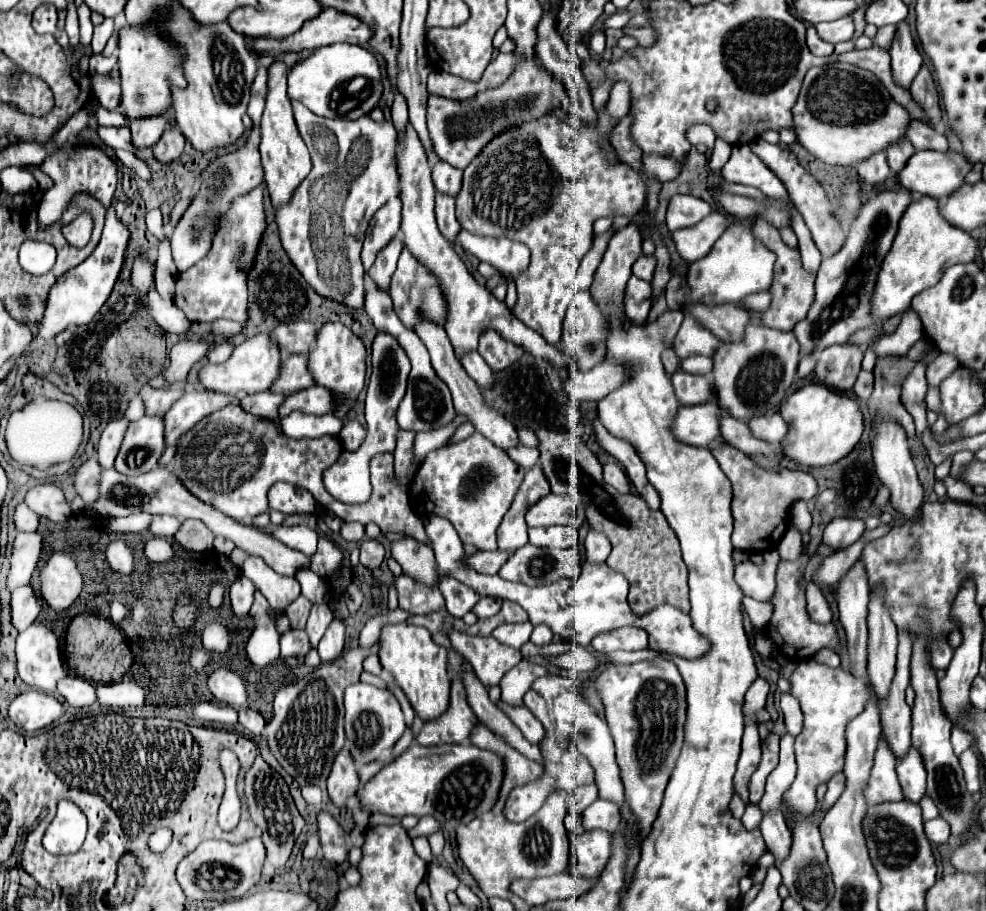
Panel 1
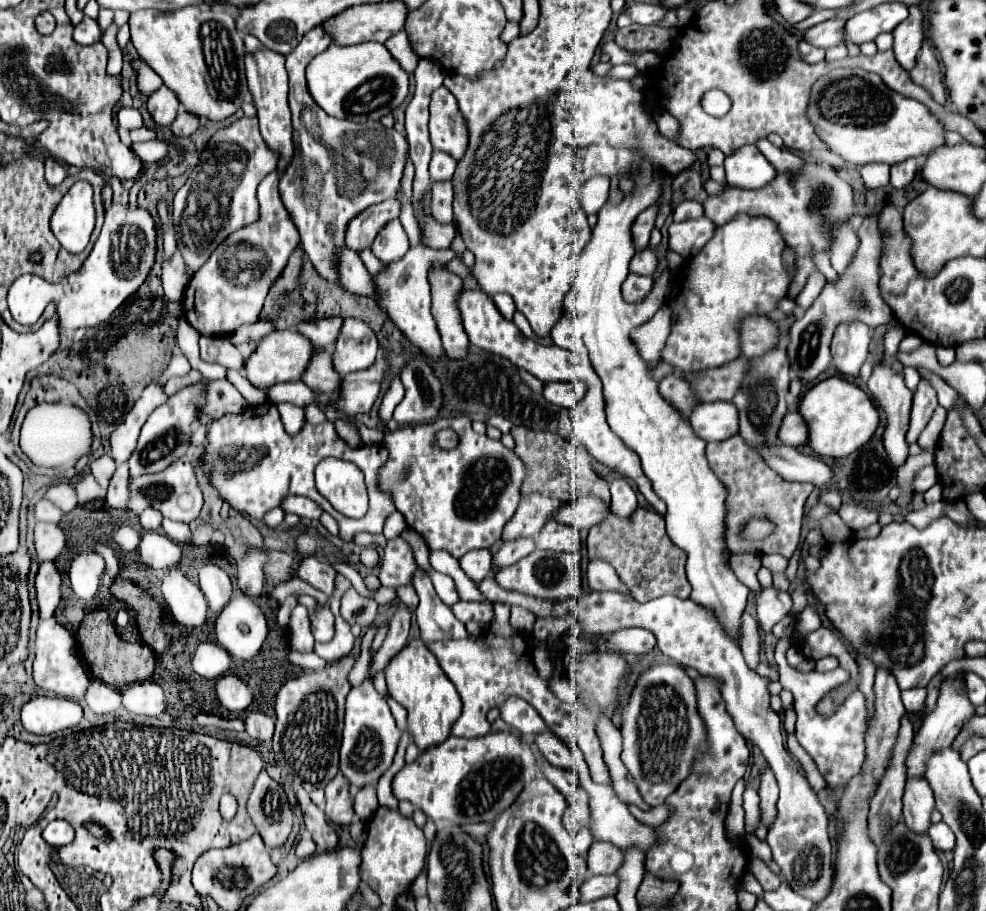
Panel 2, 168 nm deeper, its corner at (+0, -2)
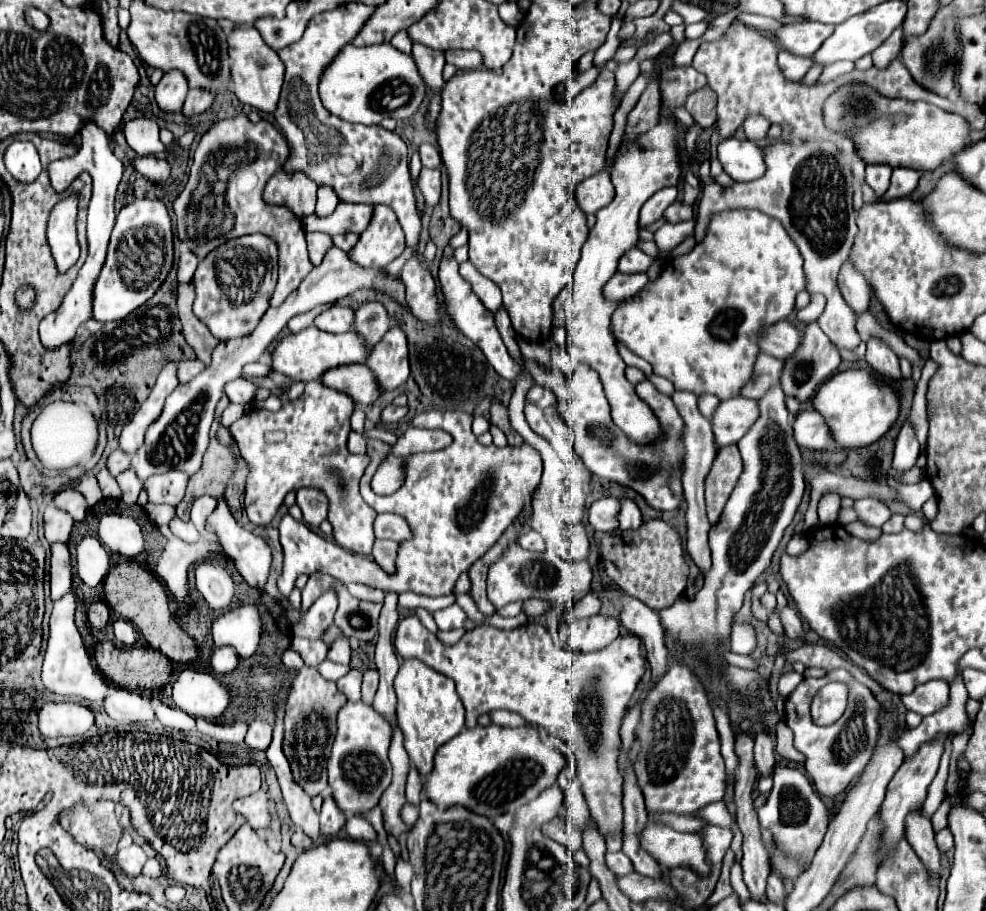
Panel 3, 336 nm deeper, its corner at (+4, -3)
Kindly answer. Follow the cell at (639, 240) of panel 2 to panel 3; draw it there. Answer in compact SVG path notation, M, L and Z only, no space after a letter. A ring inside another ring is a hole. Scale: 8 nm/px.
M667 187L657 191L651 199L647 199L647 203L641 209L641 217L639 217L639 227L647 227L649 223L661 219L663 211L677 199L677 187Z

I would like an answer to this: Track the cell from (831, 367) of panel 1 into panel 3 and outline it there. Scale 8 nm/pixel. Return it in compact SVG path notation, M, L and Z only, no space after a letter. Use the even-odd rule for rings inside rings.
M783 139L765 145L763 161L767 165L767 171L761 179L733 183L731 187L721 187L717 183L709 183L703 187L703 197L697 209L695 239L703 239L711 215L727 209L759 209L769 217L779 219L805 261L803 269L806 290L809 293L821 293L827 299L827 307L821 315L819 327L831 339L831 343L835 343L835 347L851 351L859 345L861 339L855 329L855 313L845 303L837 287L837 273L847 261L849 249L857 235L851 165L835 143L799 139Z

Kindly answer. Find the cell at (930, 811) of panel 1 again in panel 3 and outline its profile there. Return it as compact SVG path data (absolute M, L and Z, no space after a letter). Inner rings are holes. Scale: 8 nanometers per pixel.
M945 801L945 803L937 809L937 813L935 813L933 819L931 819L933 831L941 831L941 829L947 825L947 813L949 813L949 809L951 809L951 803L949 803L949 801Z

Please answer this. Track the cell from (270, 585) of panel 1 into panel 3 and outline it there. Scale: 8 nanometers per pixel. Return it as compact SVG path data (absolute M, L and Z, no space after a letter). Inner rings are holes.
M327 589L313 607L303 613L303 619L299 625L293 627L293 633L307 639L321 639L325 629L333 623L333 615L337 611L337 593L335 589Z

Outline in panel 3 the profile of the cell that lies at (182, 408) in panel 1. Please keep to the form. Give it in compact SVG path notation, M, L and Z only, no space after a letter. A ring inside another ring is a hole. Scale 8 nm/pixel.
M243 377L227 383L225 387L225 393L229 395L231 403L241 403L241 405L249 405L253 399L255 399L255 393L257 393L259 385L253 383L253 381L247 381Z

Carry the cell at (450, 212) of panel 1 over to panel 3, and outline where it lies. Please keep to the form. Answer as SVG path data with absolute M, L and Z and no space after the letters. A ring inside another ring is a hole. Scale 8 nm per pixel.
M421 169L417 185L425 197L425 203L437 205L441 195L441 171L439 169Z

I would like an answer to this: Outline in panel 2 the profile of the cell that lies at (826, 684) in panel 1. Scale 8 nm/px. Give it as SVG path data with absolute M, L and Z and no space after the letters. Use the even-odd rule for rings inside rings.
M781 638L777 642L775 648L775 662L779 666L779 682L785 690L789 690L795 698L793 708L797 712L797 730L795 730L795 738L797 742L805 748L805 752L813 758L813 762L817 764L821 776L825 778L829 788L843 788L849 778L853 778L859 770L861 764L865 760L865 718L867 718L867 710L865 710L865 696L859 690L853 690L843 704L837 706L835 714L823 718L817 712L817 704L825 698L825 694L833 692L835 688L843 686L849 682L849 672L845 672L843 668L835 668L831 672L801 672L795 670L787 664L786 651L791 646L789 638Z

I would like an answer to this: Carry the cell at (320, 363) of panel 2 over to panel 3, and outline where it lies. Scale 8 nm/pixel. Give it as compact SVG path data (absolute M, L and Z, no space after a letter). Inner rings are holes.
M363 363L335 367L335 369L327 371L321 377L321 381L327 387L333 387L337 391L351 395L363 407L373 405L377 401L377 397L381 395L381 387L379 387L373 371L367 369L367 365L363 365Z

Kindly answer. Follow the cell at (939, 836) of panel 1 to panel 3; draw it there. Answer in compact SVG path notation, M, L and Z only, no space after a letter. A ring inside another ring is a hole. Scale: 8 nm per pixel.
M949 827L941 829L939 833L935 833L935 839L937 839L937 845L939 845L941 853L947 853L953 847L953 835L951 835Z

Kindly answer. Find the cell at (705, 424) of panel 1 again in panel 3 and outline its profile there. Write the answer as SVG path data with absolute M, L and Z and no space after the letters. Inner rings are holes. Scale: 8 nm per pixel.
M733 397L721 401L713 415L713 435L719 447L737 443L749 429L751 423L759 419L759 403L755 399Z

